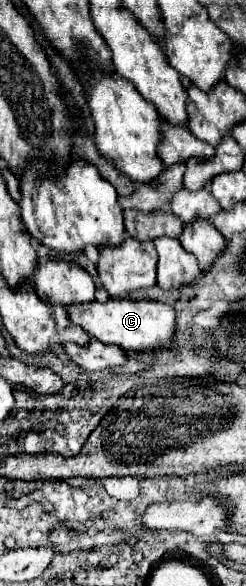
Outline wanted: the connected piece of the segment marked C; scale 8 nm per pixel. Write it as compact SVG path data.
M110 298L108 302L90 302L84 306L68 306L68 318L82 326L92 338L104 344L116 344L124 350L146 352L160 346L168 346L176 330L176 312L170 304L154 302L150 298L130 300L130 298Z

